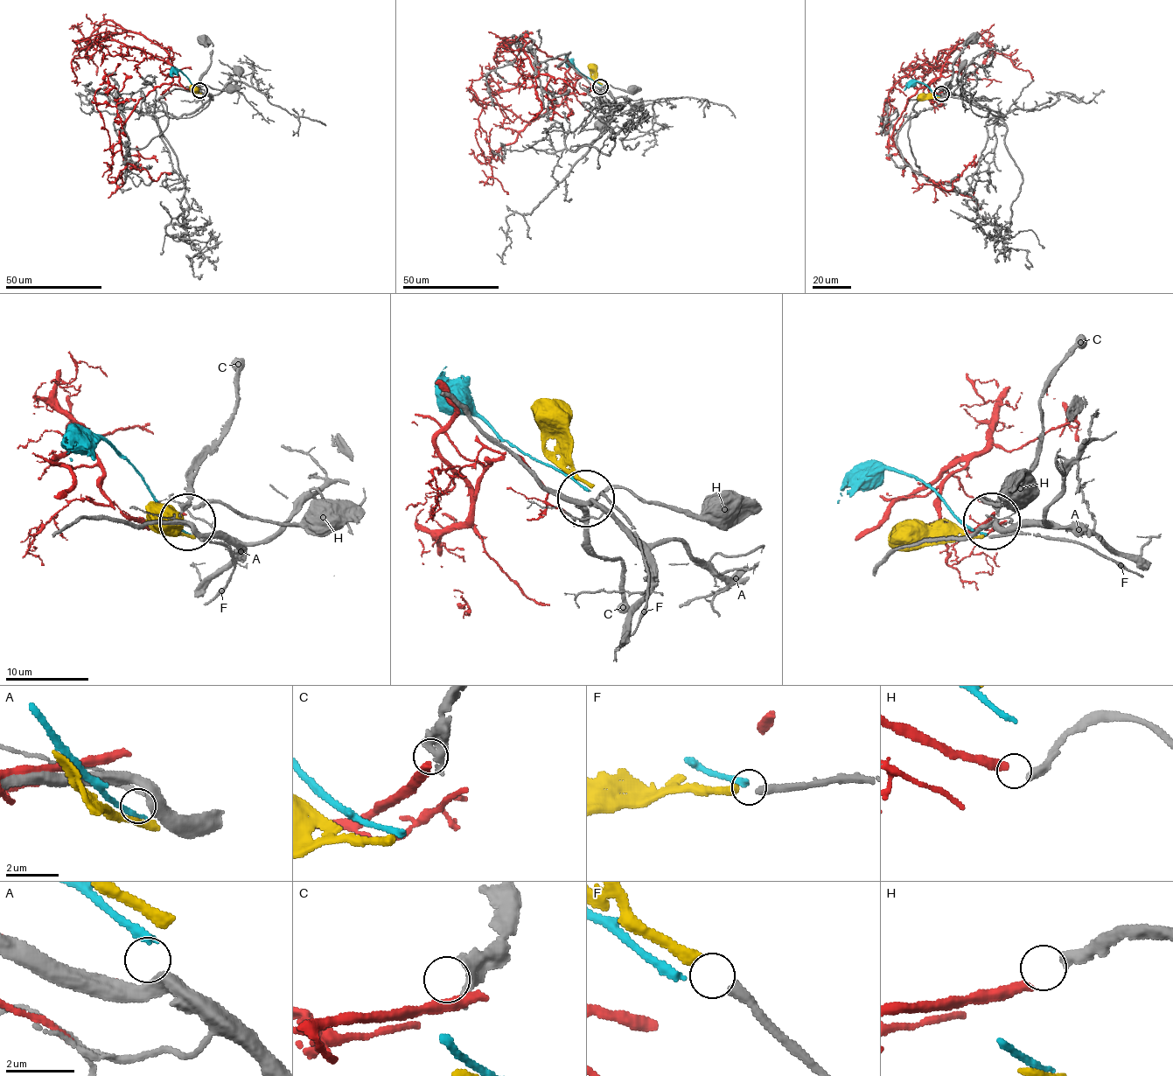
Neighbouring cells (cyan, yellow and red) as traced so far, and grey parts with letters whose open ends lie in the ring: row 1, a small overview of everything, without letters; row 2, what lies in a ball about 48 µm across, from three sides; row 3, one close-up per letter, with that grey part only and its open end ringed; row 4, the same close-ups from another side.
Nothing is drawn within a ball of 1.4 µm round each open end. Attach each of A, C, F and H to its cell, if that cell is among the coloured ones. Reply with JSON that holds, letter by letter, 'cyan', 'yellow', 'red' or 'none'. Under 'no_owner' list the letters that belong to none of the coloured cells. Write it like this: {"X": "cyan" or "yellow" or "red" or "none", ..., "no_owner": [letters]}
{"A": "none", "C": "none", "F": "yellow", "H": "red", "no_owner": ["A", "C"]}

